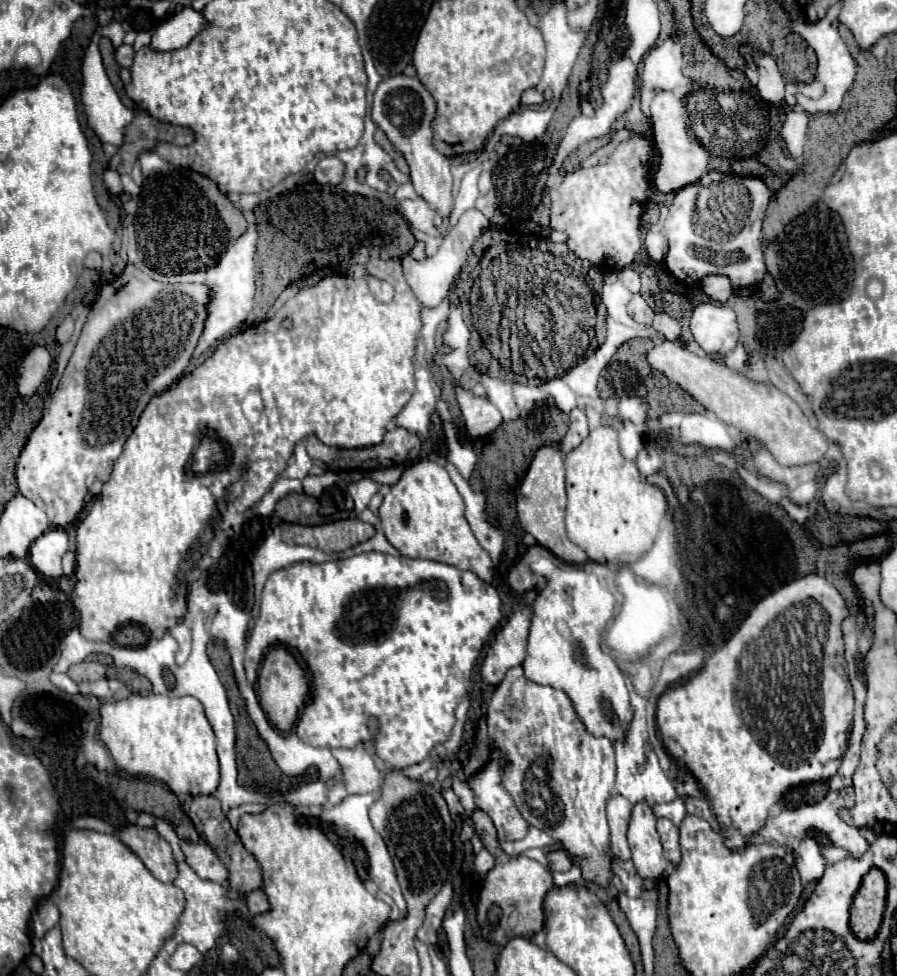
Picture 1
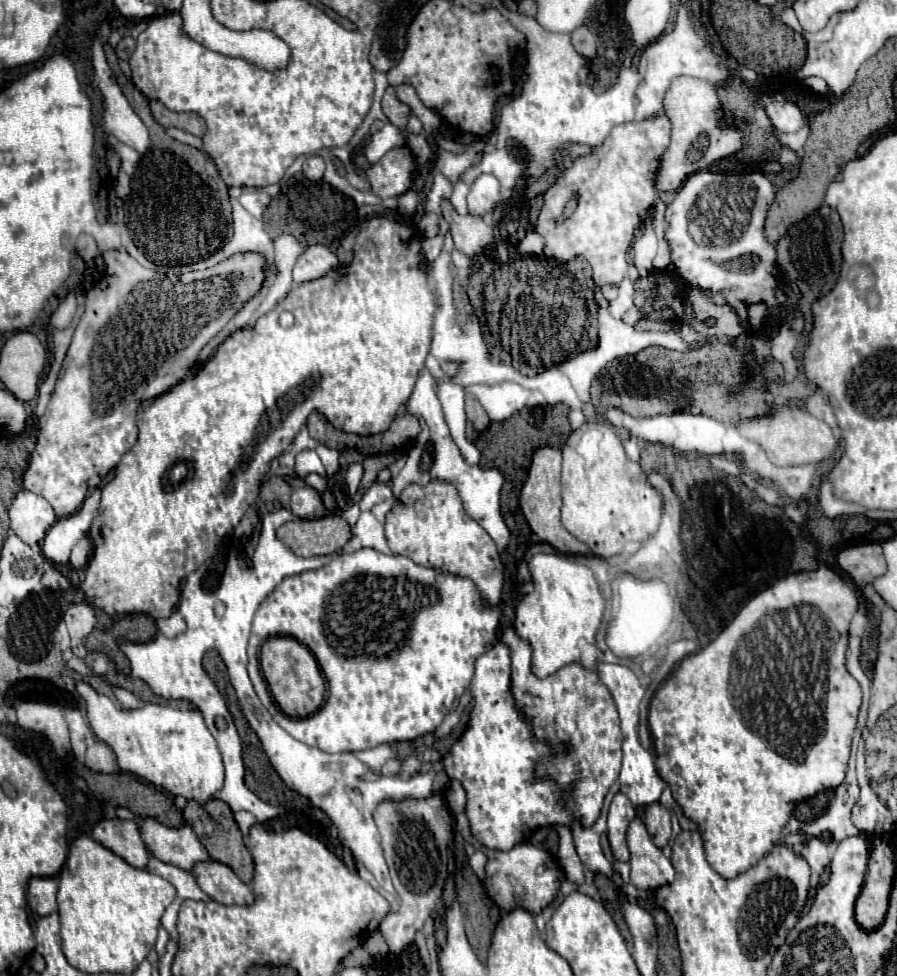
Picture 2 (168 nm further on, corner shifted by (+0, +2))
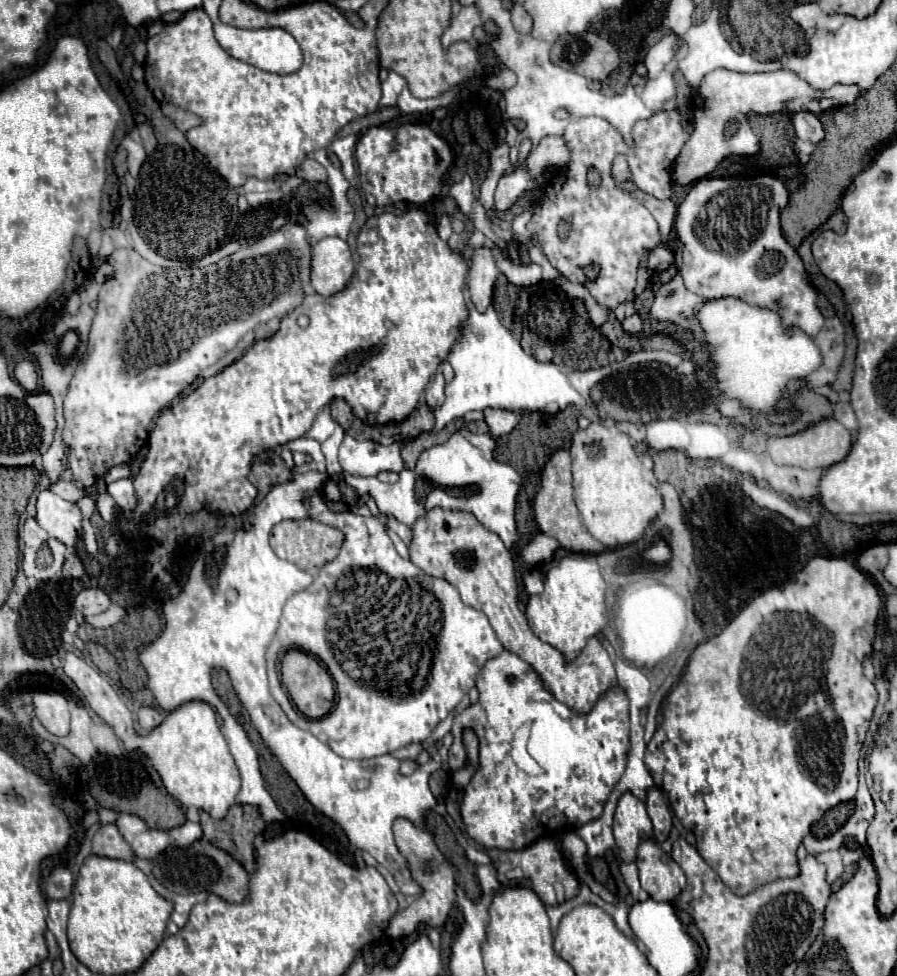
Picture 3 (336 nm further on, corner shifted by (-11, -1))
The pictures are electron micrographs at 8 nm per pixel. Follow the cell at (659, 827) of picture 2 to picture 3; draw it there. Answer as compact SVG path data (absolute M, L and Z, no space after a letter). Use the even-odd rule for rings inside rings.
M653 786L653 790L649 790L649 794L645 798L645 806L647 806L649 818L651 818L653 828L655 828L655 840L665 842L669 838L673 818L671 818L671 810L669 810L669 804L665 802L663 792Z

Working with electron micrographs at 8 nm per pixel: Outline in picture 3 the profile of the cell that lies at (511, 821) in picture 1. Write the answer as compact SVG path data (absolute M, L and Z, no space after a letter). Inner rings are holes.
M503 650L497 658L489 660L483 666L481 674L477 676L477 690L479 700L455 716L451 730L451 734L455 736L461 734L463 728L473 728L479 736L481 764L475 776L471 778L469 786L465 788L461 802L461 818L467 834L485 848L521 850L543 836L559 832L563 826L565 830L579 830L583 824L599 818L611 790L615 788L625 770L625 758L629 752L629 698L625 690L621 686L605 690L605 694L601 694L601 698L589 712L579 714L573 708L561 704L549 690L545 690L541 676L527 662L523 662L517 654L509 650ZM525 720L533 722L529 754L543 768L543 774L539 776L529 776L523 770L519 770L509 754L511 734Z

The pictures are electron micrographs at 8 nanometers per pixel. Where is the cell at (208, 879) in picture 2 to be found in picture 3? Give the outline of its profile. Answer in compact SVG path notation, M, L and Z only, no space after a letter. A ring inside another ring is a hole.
M205 838L193 842L187 848L179 848L179 846L167 848L165 852L157 854L151 860L151 864L153 864L151 874L167 890L177 892L177 894L195 894L199 890L205 890L205 892L221 896L227 902L243 902L247 898L247 892L249 892L249 888L247 888L249 874L245 872L245 868L235 858L231 858L227 852L213 846Z

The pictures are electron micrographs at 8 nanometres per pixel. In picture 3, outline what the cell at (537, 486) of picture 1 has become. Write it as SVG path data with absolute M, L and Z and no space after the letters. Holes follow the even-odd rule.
M557 450L549 462L545 464L543 470L543 480L541 480L541 490L537 492L535 500L533 500L533 510L535 510L535 518L537 524L541 526L541 530L547 536L557 538L557 542L561 544L561 548L571 550L571 552L581 552L581 554L601 554L605 550L605 546L601 542L597 542L597 538L593 538L579 516L579 510L575 506L573 500L573 486L571 486L571 456L567 450Z

